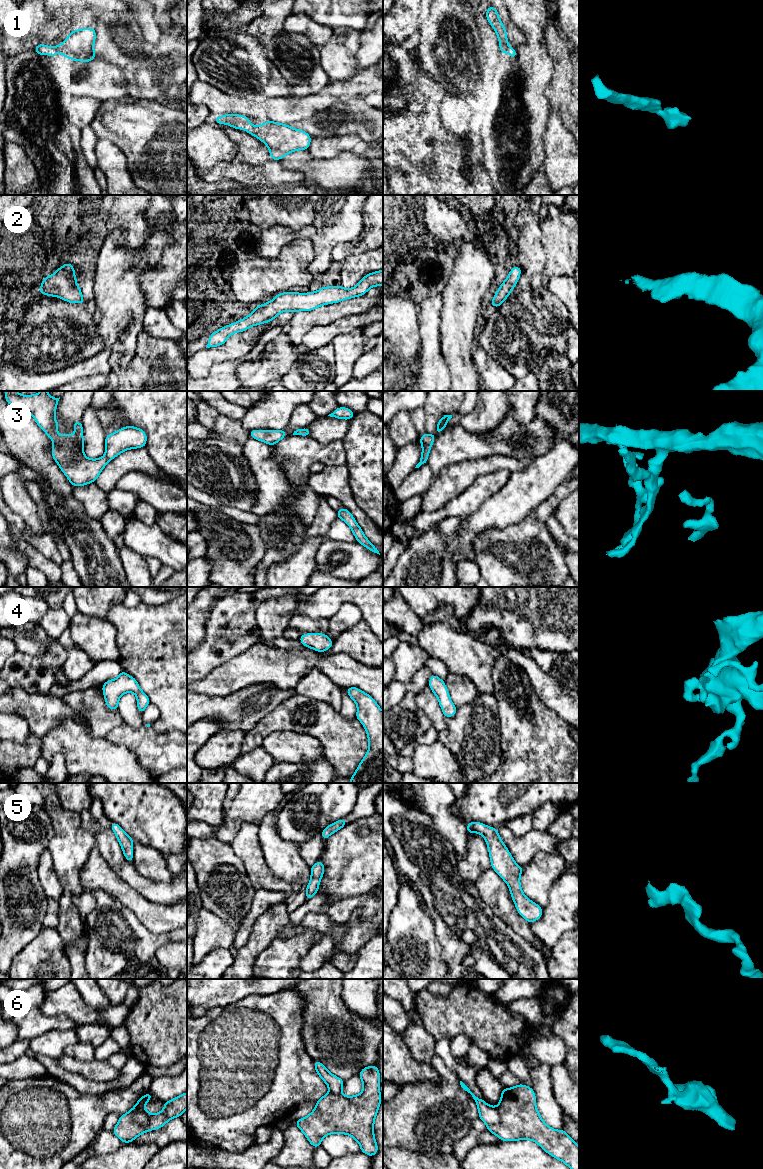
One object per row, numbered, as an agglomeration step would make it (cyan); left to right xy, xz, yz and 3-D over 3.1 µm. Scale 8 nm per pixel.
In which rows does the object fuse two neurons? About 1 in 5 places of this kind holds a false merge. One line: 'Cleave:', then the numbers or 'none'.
Cleave: 6

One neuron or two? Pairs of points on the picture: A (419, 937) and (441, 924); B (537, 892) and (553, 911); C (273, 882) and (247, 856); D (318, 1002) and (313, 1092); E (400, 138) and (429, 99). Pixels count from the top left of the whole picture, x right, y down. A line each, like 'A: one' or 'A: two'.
A: two
B: two
C: one
D: two
E: one

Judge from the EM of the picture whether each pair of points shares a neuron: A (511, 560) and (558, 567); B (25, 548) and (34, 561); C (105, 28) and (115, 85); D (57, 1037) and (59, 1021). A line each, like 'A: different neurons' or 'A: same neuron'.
A: same neuron
B: same neuron
C: different neurons
D: different neurons

